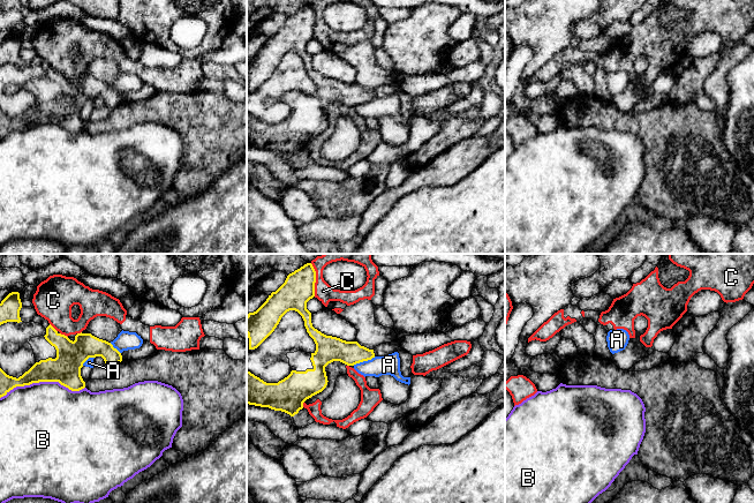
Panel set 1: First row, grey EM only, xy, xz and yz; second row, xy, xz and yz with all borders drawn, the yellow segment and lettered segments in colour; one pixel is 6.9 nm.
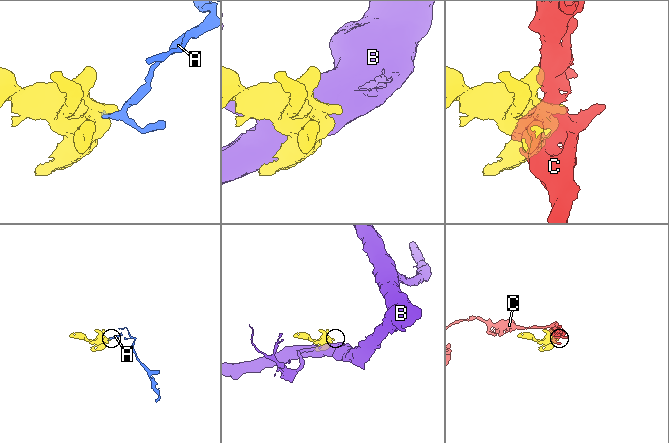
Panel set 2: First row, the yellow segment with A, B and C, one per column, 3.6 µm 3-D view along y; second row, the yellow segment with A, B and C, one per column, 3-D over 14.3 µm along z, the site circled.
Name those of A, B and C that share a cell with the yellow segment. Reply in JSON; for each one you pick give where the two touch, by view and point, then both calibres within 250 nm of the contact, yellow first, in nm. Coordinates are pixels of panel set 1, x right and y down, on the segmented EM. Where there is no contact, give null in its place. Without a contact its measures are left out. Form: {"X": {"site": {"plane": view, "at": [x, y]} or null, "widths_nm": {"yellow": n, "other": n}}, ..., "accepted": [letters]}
{"accepted": []}

